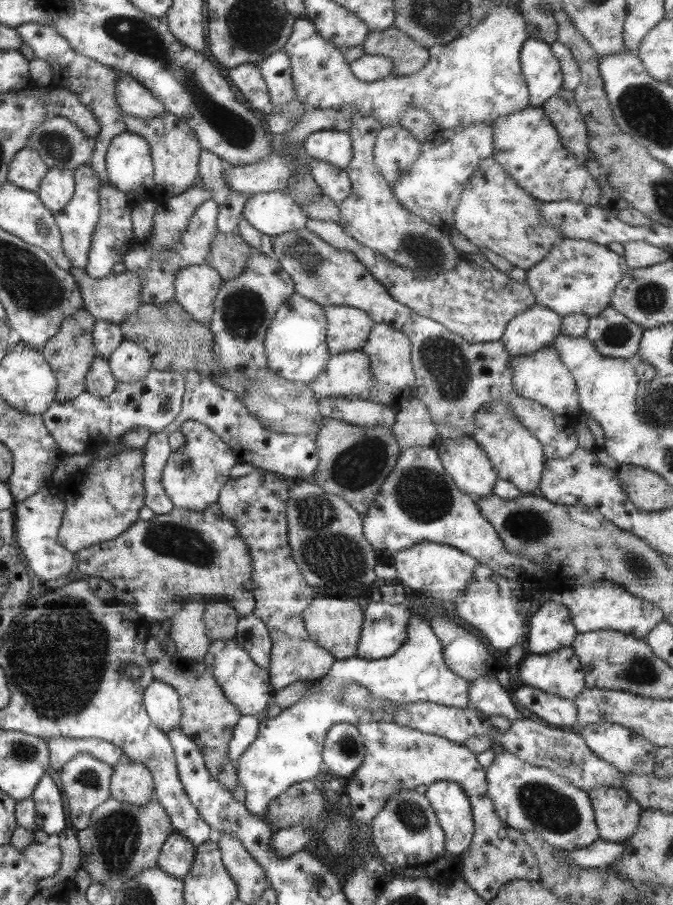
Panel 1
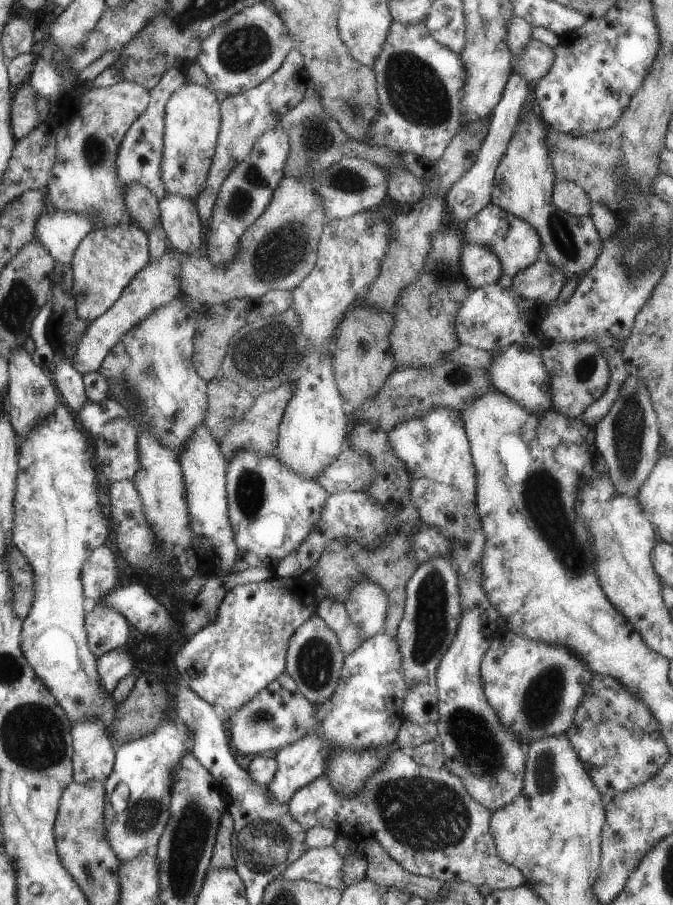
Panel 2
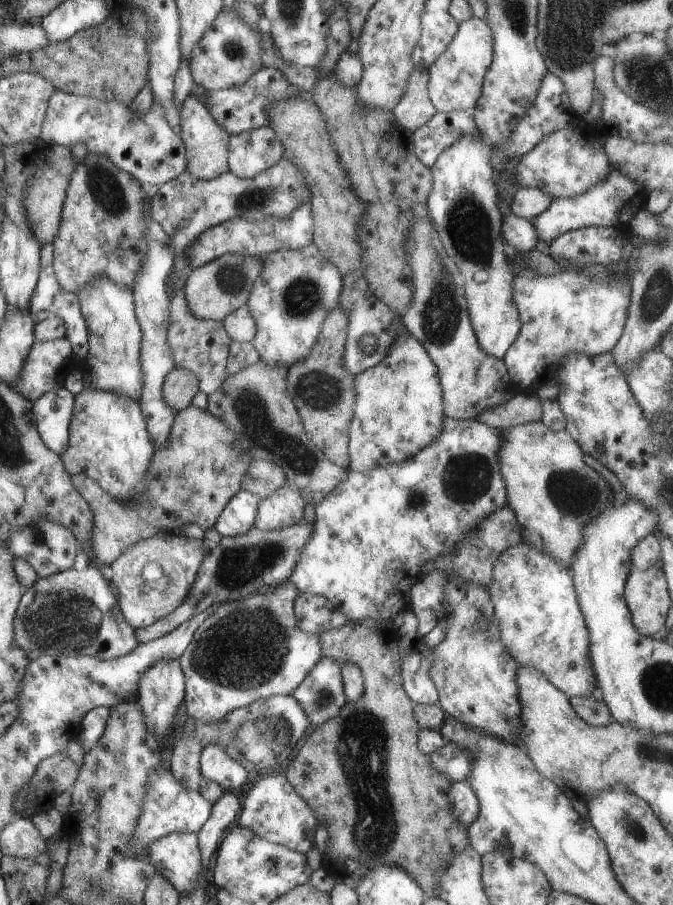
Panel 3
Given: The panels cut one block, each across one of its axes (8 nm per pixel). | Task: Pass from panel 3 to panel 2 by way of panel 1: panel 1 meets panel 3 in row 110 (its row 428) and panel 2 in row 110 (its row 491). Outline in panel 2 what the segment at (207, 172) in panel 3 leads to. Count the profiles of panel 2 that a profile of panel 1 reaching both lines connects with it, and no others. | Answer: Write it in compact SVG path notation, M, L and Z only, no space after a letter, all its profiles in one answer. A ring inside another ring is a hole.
M185 81L171 92L165 104L164 133L159 174L167 194L194 200L203 188L211 166L220 124L220 102L207 86Z

